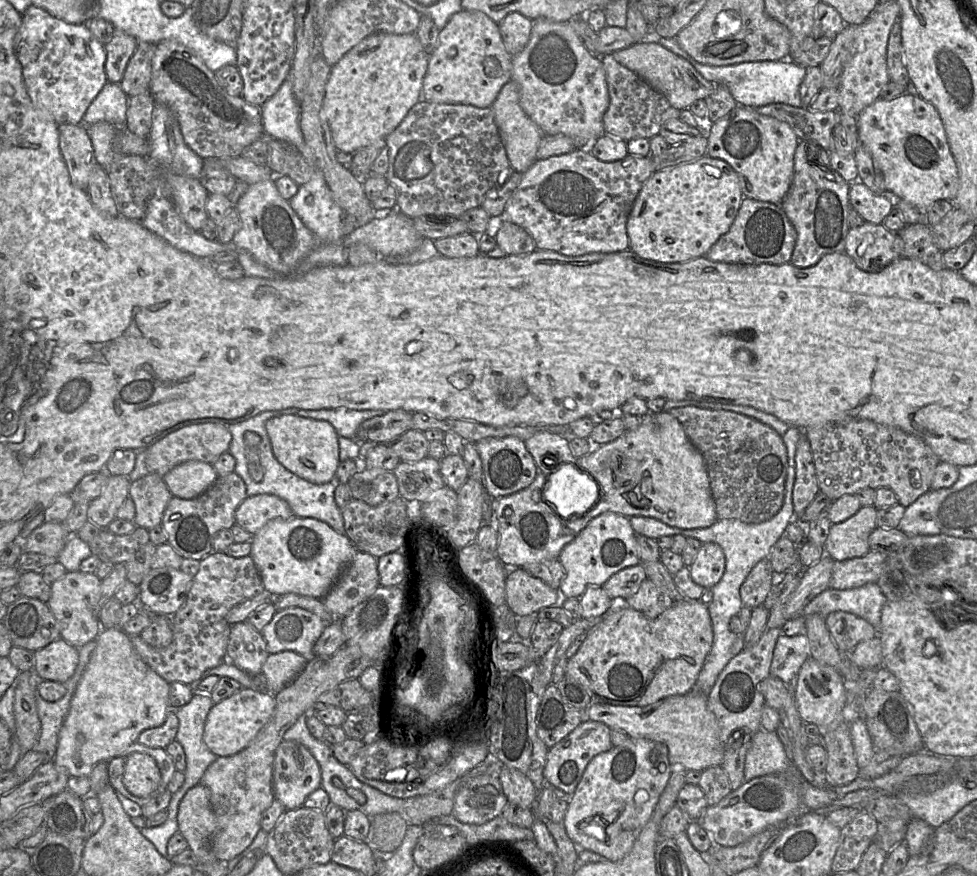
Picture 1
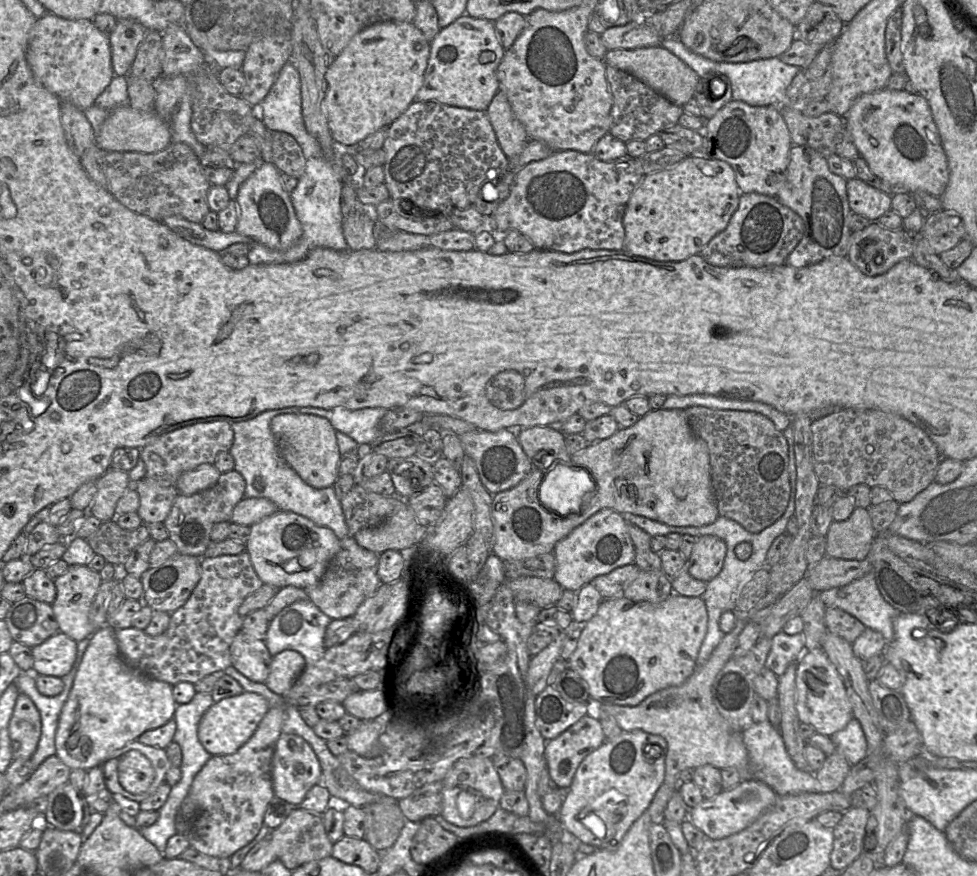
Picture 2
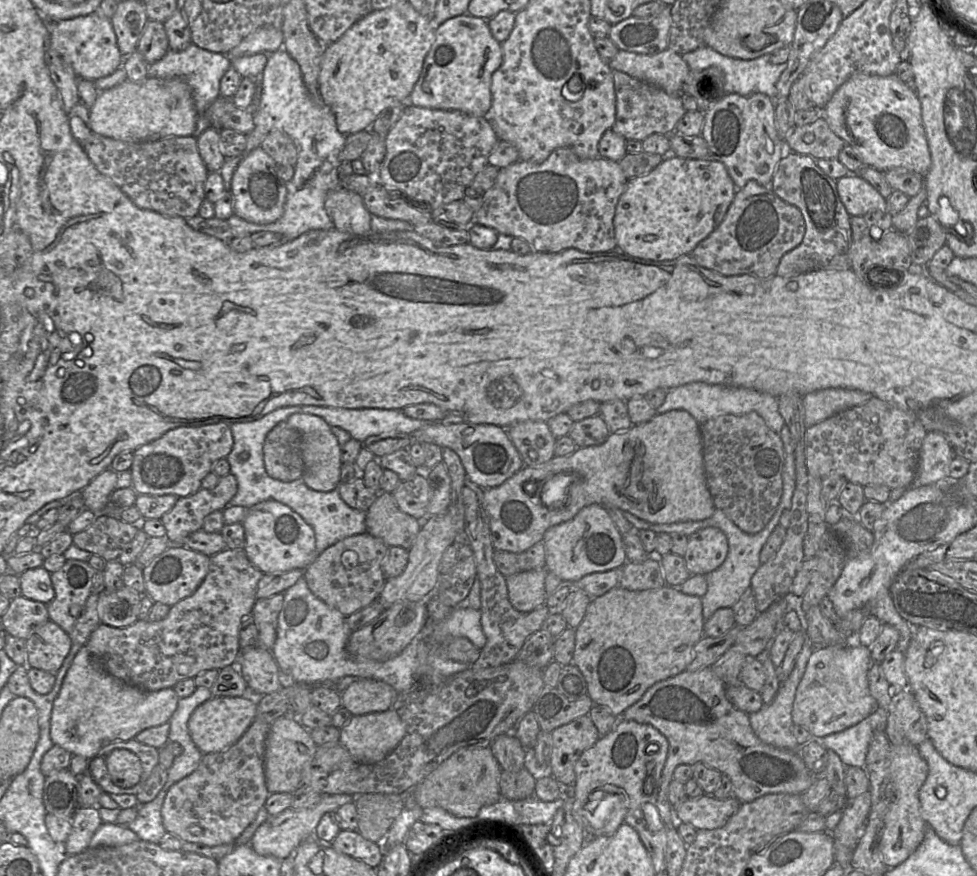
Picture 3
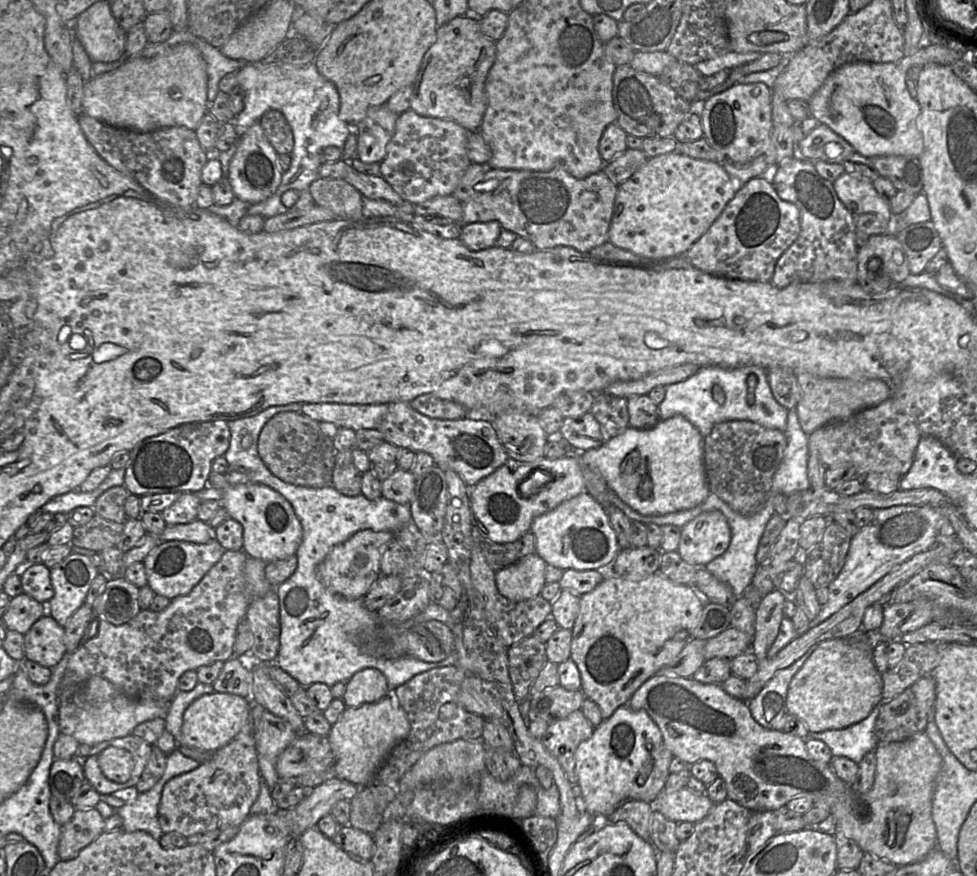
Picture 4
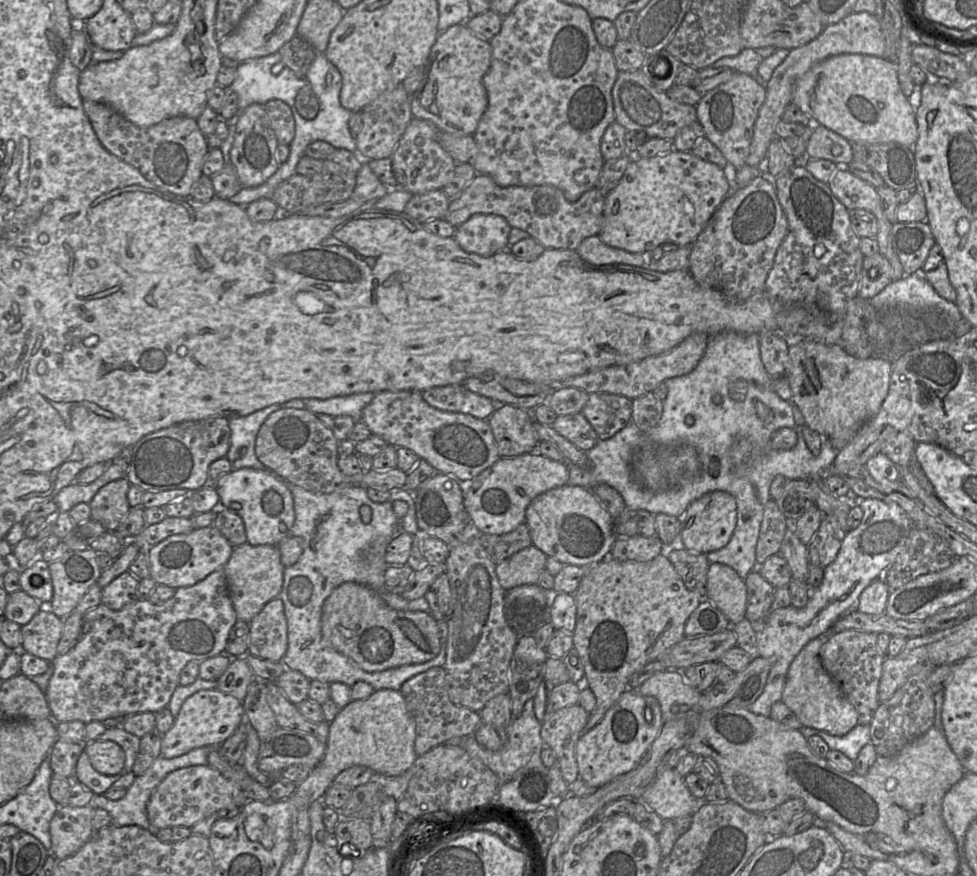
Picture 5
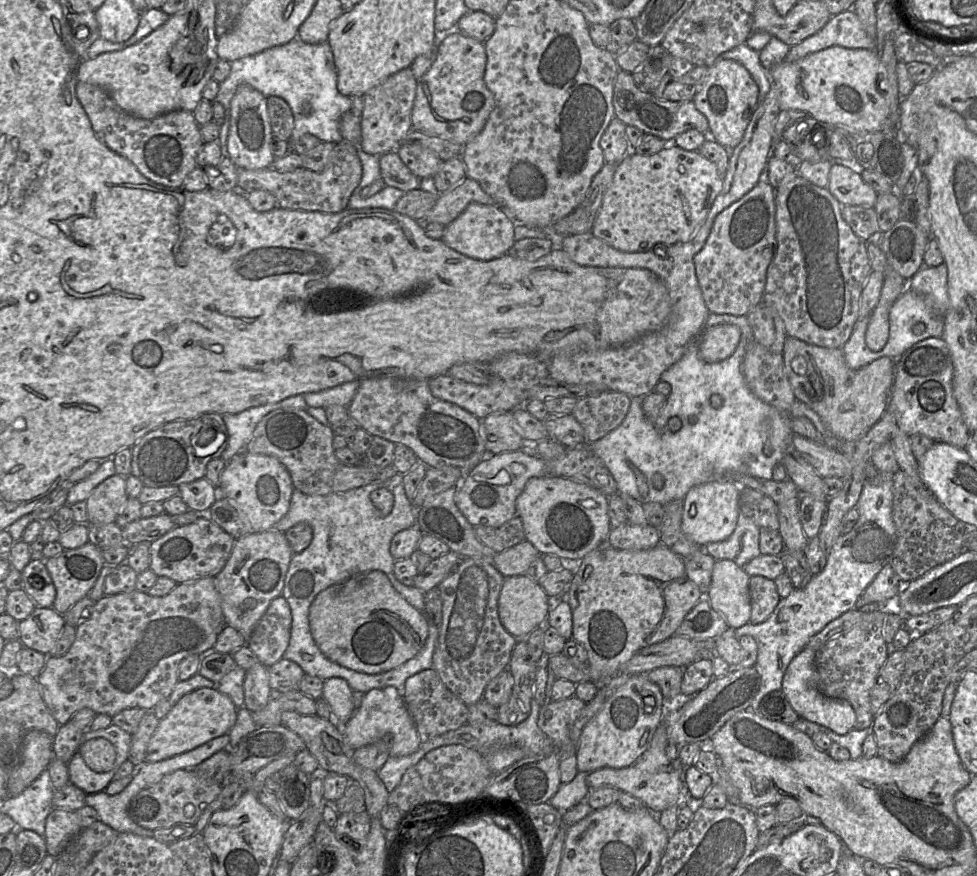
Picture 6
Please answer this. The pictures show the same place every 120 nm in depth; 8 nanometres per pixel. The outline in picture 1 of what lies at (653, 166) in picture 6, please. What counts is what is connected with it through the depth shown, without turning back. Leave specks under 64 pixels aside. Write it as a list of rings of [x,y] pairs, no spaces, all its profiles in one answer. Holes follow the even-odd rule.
[[[707,155],[689,163],[656,170],[636,197],[626,223],[629,250],[639,257],[660,263],[687,262],[705,256],[734,222],[744,198],[738,174],[721,159]]]

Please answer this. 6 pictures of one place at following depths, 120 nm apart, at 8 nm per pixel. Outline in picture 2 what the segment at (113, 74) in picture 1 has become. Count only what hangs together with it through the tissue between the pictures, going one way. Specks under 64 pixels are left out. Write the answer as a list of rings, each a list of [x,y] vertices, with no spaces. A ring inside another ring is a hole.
[[[134,19],[117,20],[109,36],[112,68],[116,76],[128,76],[147,29]]]

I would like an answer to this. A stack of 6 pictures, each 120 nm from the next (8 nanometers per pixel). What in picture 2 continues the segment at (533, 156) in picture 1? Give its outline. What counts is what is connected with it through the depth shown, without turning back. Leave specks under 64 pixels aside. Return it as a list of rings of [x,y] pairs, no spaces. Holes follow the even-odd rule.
[[[498,91],[495,94],[486,112],[502,151],[509,160],[514,160],[528,143],[529,136],[523,124],[515,117],[511,105],[503,91]]]

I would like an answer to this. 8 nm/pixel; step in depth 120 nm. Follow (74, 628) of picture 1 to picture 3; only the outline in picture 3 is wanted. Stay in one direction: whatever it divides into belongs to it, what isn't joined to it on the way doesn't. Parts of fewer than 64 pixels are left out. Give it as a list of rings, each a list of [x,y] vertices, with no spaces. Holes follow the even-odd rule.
[[[66,560],[65,564],[51,574],[55,591],[54,598],[47,604],[49,619],[70,633],[85,608],[91,594],[96,570],[87,562]]]

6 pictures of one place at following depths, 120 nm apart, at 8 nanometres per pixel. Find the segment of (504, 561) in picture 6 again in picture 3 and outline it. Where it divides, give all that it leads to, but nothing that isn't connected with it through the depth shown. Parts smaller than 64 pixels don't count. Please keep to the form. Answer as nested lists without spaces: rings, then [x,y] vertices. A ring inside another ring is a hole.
[[[547,569],[519,572],[506,577],[508,598],[519,612],[531,612],[546,604],[545,578]]]

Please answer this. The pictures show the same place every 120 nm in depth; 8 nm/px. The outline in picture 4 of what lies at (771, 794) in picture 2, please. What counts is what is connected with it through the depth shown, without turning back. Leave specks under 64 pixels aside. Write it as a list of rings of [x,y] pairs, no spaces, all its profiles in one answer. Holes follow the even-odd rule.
[[[686,787],[675,792],[663,789],[653,801],[653,811],[676,823],[695,824],[705,818],[713,806],[706,793],[694,794]]]

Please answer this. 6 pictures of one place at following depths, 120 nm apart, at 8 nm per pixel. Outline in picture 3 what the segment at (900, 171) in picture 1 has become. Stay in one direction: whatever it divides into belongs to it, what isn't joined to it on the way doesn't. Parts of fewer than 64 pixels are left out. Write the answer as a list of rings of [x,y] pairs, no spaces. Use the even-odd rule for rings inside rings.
[[[894,73],[889,76],[854,74],[821,109],[830,129],[853,147],[862,161],[885,172],[902,167],[923,177],[931,167],[931,155],[918,96]]]

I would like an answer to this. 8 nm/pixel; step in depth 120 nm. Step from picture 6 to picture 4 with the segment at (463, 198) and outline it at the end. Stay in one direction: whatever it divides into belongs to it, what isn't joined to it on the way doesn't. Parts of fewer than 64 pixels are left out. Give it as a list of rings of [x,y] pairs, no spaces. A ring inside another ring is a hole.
[[[557,165],[547,172],[487,168],[482,179],[474,187],[474,195],[463,202],[462,224],[498,221],[502,229],[530,240],[537,250],[570,246],[582,253],[589,253],[592,248],[609,240],[617,189],[618,185],[613,183],[603,170],[584,179],[577,179],[563,165]]]

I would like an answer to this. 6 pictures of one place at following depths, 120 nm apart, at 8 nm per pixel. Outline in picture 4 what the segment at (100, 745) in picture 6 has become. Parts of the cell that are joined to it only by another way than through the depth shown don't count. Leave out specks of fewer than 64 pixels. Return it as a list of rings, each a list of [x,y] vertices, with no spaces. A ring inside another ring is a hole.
[[[110,746],[96,756],[107,779],[116,783],[125,783],[130,779],[134,769],[134,758],[128,750]]]

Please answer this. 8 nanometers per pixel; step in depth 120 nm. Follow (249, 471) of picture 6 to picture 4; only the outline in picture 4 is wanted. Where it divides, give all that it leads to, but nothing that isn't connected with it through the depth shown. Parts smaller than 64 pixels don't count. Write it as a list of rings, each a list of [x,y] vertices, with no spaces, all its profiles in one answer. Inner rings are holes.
[[[212,472],[208,477],[208,485],[222,493],[221,507],[224,507],[230,518],[239,522],[243,527],[243,551],[248,557],[253,557],[265,563],[285,559],[296,555],[302,540],[302,527],[295,515],[291,504],[278,492],[262,484],[246,483],[231,485],[223,474]]]

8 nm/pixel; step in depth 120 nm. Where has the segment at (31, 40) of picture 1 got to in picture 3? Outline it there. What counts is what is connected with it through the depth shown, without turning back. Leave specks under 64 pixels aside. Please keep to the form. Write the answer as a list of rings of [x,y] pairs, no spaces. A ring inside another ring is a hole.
[[[98,11],[87,16],[52,22],[49,31],[49,43],[74,70],[80,79],[95,81],[114,73],[124,58],[120,53],[111,19]]]

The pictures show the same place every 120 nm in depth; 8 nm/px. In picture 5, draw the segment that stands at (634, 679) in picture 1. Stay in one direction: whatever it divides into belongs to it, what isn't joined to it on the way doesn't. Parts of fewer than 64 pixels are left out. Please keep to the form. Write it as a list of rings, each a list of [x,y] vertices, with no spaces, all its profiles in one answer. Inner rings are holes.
[[[666,551],[647,562],[619,561],[608,554],[602,561],[588,567],[574,594],[576,626],[572,632],[573,647],[584,667],[584,683],[594,694],[596,705],[589,714],[584,733],[601,721],[605,713],[628,689],[632,674],[655,661],[667,649],[685,638],[684,626],[691,613],[699,606],[701,598],[690,591],[666,556]]]

